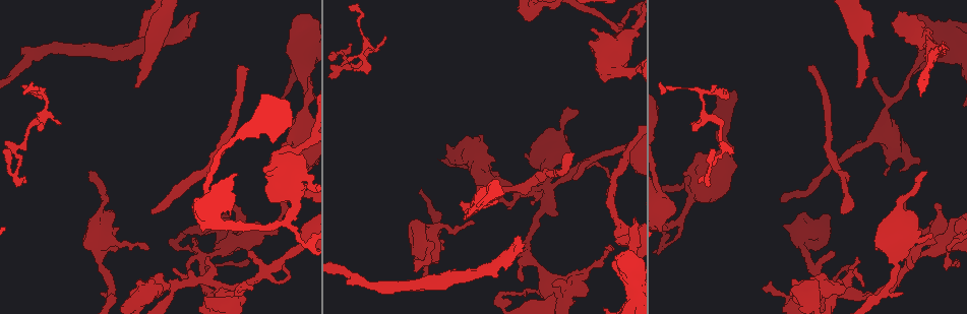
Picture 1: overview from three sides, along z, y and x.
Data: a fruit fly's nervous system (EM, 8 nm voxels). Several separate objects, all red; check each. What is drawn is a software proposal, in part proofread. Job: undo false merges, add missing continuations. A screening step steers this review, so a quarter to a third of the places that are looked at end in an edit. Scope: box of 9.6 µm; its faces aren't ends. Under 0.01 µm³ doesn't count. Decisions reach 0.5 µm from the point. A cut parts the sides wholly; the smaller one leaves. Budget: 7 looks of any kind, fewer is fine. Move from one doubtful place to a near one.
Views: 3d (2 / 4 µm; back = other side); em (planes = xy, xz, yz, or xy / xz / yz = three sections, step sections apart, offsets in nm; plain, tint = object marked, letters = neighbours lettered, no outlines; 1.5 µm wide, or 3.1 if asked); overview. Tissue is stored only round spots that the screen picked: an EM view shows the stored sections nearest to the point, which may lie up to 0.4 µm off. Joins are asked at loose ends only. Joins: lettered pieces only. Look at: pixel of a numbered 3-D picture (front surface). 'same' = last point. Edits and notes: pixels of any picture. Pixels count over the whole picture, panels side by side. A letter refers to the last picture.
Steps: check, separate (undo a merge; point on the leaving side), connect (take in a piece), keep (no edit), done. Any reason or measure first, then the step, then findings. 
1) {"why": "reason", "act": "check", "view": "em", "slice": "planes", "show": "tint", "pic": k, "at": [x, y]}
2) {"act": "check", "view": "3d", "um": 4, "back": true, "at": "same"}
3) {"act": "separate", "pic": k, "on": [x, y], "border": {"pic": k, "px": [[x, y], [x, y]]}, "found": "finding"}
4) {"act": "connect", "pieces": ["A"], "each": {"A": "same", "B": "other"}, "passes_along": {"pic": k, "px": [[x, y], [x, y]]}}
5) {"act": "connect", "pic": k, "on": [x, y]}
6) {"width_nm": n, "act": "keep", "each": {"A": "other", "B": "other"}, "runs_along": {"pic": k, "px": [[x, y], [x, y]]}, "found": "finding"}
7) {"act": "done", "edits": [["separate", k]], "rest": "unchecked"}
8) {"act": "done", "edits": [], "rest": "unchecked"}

{"why": "branch stops here", "act": "check", "view": "em", "slice": "yz", "step": 8, "show": "letters", "pic": 1, "at": [251, 285]}

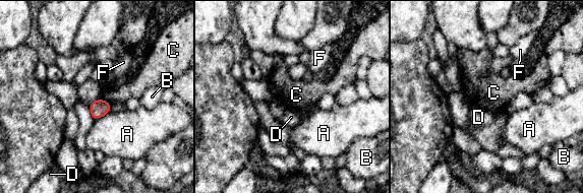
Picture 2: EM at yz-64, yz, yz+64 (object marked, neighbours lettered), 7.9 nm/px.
{"act": "check", "view": "em", "slice": "planes", "show": "letters", "at": "same"}

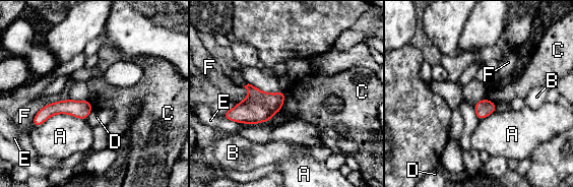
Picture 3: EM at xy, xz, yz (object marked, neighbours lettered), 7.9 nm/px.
{"longest_contact_nm": ["A", 420], "act": "keep", "each": {"A": "other", "B": "other", "C": "other", "D": "other", "E": "other", "F": "other"}, "found": "none of them fits"}

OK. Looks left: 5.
{"why": "free end", "act": "check", "view": "3d", "um": 2, "pic": 1, "at": [810, 69]}

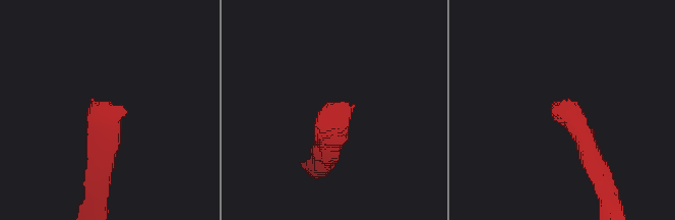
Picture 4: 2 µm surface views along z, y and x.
{"why": "need the tissue", "act": "check", "view": "em", "slice": "planes", "show": "letters", "pic": 4, "at": [124, 110]}

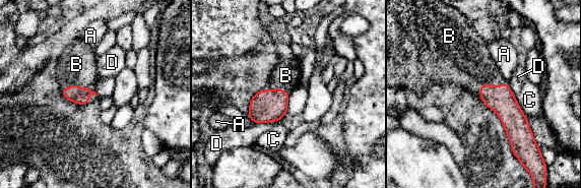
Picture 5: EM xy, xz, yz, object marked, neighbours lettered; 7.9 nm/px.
{"act": "connect", "pic": 5, "on": [76, 64], "each": {"A": "other", "B": "same", "C": "other", "D": "other"}, "passes_along": {"pic": 5, "px": [[80, 96], [80, 87], [76, 64]]}, "found": "it goes on there"}

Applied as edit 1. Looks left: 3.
{"why": "free end", "act": "check", "view": "em", "slice": "yz", "step": 8, "show": "letters", "pic": 1, "at": [912, 213]}

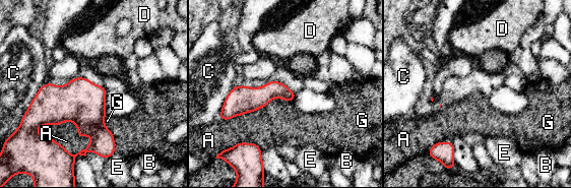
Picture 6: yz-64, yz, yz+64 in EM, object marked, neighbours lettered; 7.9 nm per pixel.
{"act": "keep", "each": {"A": "other", "B": "other", "C": "other", "D": "other", "E": "other", "G": "other"}, "border": {"pic": 6, "px": [[48, 82], [39, 89], [24, 113]]}, "found": "no lettered piece goes on from it"}

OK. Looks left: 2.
{"act": "done", "edits": [["connect", 5]], "rest": "unchecked"}

